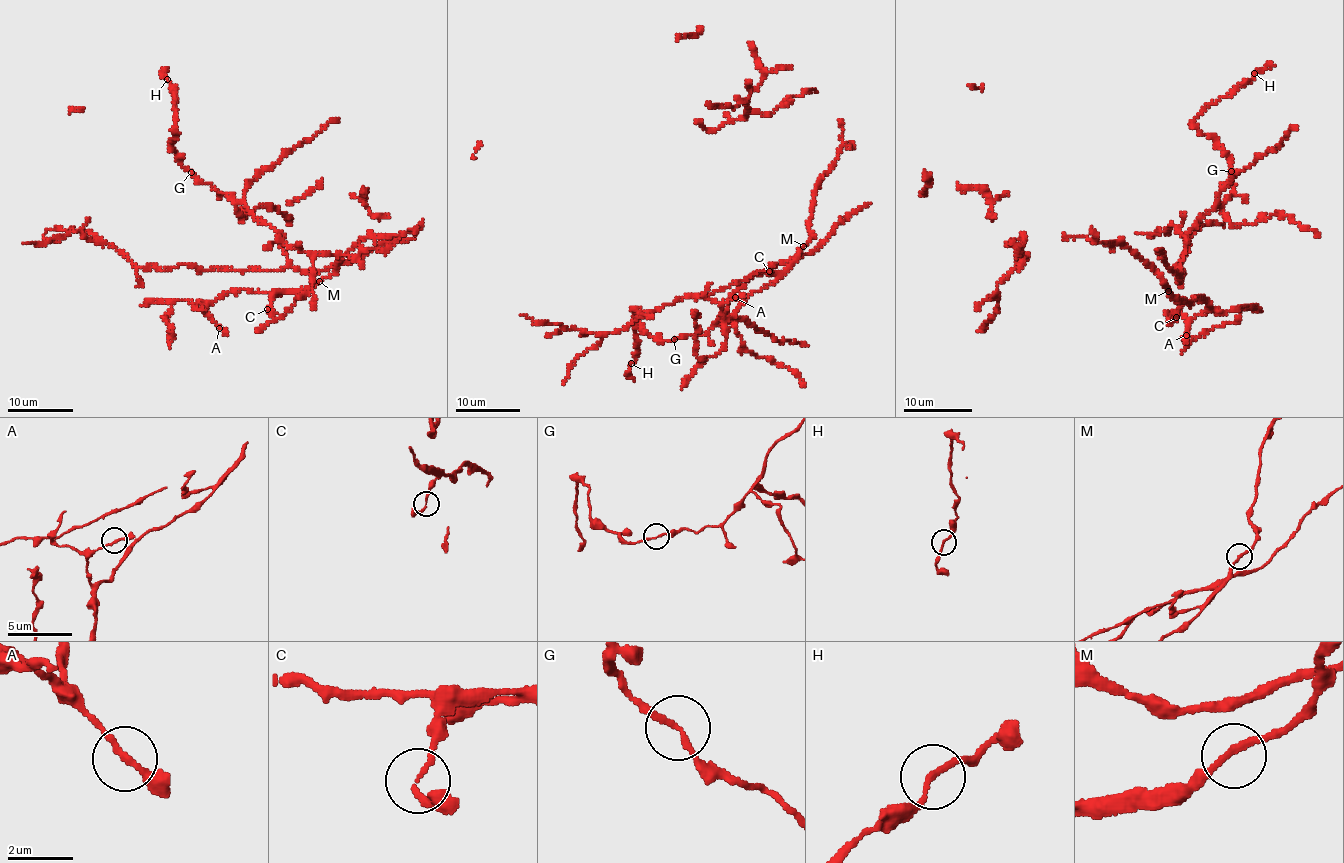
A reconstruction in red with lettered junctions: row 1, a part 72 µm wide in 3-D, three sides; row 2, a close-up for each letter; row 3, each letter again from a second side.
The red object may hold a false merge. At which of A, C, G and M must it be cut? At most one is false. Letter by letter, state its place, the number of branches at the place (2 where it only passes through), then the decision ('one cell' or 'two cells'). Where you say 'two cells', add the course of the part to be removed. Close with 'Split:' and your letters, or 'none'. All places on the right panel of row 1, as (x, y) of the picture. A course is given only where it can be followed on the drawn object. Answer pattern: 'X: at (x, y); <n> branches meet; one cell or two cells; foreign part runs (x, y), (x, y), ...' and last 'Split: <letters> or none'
A: at (1186, 335); 2 branches meet; one cell
C: at (1176, 317); 2 branches meet; one cell
G: at (1231, 171); 2 branches meet; one cell
M: at (1168, 291); 2 branches meet; one cell
Split: none

